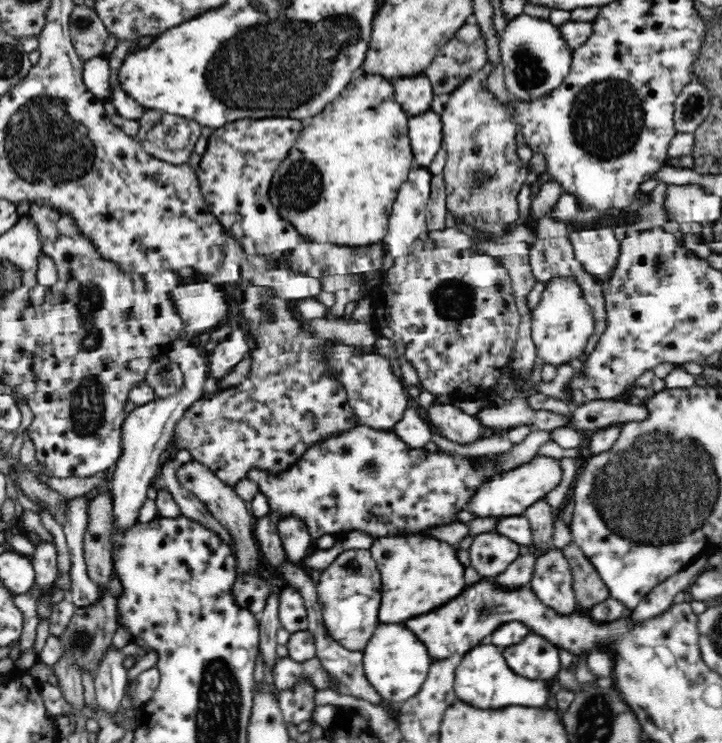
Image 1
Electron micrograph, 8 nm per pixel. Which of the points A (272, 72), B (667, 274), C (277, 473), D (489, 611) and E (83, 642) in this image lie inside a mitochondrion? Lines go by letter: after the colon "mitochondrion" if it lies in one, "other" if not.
A: mitochondrion
B: mitochondrion
C: other
D: mitochondrion
E: mitochondrion

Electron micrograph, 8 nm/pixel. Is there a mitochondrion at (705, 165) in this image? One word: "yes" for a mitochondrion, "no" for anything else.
no

